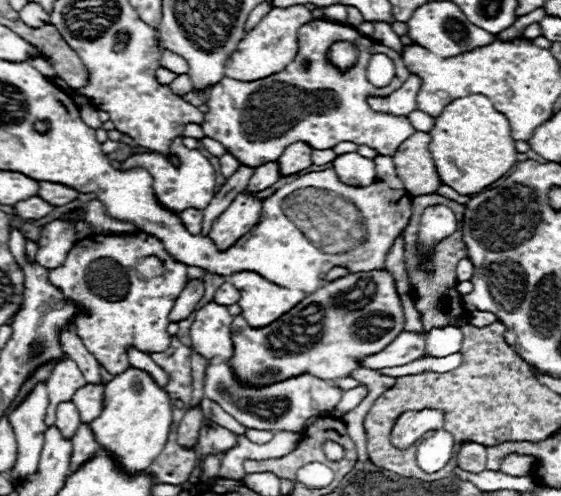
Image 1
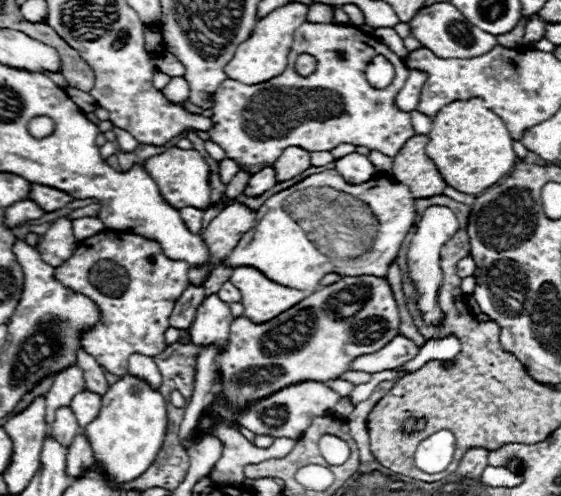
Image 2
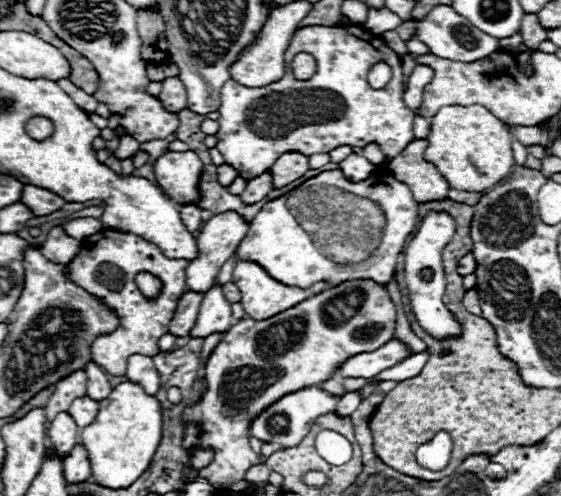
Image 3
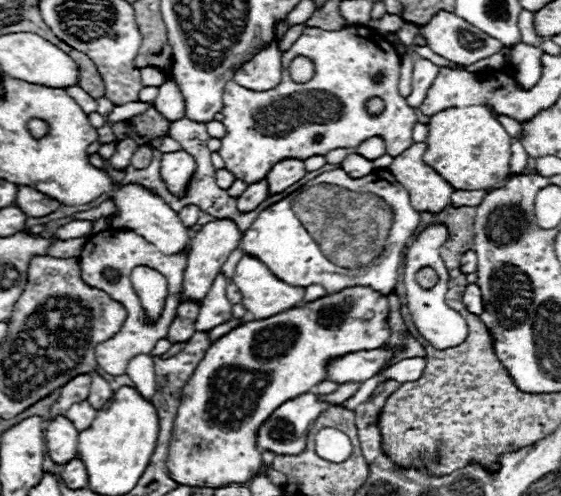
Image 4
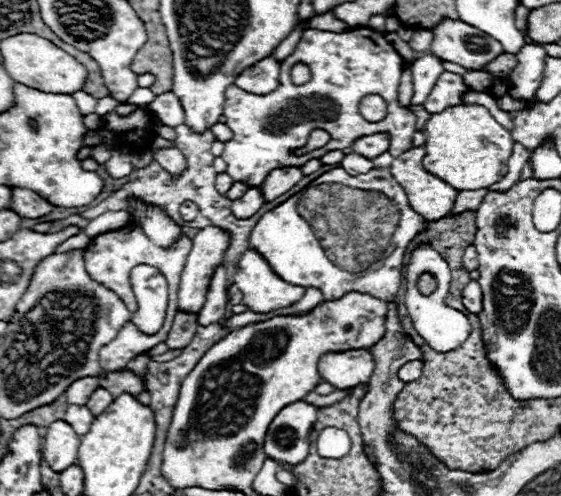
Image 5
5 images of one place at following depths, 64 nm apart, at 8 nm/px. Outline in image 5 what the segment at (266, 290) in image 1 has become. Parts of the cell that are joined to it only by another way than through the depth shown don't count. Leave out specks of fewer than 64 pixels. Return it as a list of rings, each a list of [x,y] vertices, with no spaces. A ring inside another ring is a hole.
[[[246,250],[234,274],[234,284],[244,294],[242,304],[256,314],[268,314],[292,306],[304,296],[302,286],[292,286],[272,272],[266,260],[260,260],[260,254]]]

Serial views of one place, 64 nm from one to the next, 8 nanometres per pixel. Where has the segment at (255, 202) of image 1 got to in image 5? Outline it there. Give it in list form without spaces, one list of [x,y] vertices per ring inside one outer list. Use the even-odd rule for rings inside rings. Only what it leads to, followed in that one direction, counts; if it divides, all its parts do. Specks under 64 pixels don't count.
[[[206,226],[196,234],[196,238],[192,240],[192,250],[186,260],[186,268],[182,270],[182,280],[180,280],[182,284],[178,288],[178,308],[180,310],[198,312],[204,306],[204,298],[206,298],[212,274],[224,262],[224,254],[230,246],[230,240],[232,240],[232,234],[218,226]]]

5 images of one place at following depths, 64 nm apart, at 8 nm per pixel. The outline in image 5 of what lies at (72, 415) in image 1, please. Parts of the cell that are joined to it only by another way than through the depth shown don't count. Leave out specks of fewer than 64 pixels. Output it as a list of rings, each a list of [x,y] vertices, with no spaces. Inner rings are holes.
[[[56,420],[48,426],[42,456],[52,470],[62,472],[64,468],[76,462],[78,446],[80,446],[80,436],[72,430],[72,426],[64,420]]]

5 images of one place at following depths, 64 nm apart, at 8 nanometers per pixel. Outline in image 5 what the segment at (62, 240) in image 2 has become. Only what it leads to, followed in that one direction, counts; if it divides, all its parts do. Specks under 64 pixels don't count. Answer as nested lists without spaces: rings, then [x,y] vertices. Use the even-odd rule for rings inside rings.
[[[82,232],[82,234],[72,236],[72,238],[68,238],[66,242],[62,242],[54,252],[56,252],[56,254],[64,254],[64,252],[70,252],[70,250],[82,250],[82,248],[88,246],[88,240],[90,240],[90,238]]]

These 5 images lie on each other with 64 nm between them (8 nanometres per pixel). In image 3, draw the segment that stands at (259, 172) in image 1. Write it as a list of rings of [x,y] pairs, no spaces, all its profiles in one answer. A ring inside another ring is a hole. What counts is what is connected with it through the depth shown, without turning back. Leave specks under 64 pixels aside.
[[[266,170],[264,174],[248,180],[248,186],[246,190],[240,194],[240,198],[246,202],[246,204],[254,204],[258,200],[262,200],[270,190],[272,190],[272,174]]]

